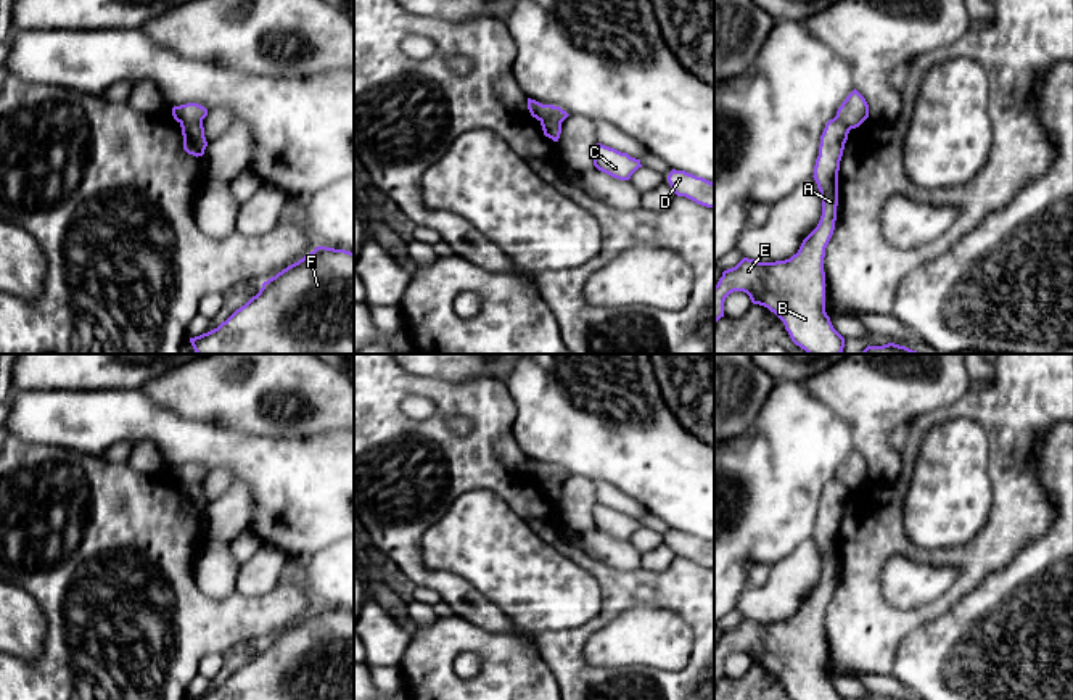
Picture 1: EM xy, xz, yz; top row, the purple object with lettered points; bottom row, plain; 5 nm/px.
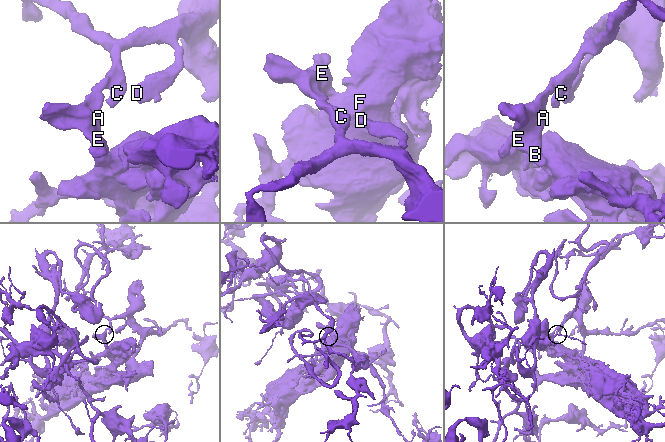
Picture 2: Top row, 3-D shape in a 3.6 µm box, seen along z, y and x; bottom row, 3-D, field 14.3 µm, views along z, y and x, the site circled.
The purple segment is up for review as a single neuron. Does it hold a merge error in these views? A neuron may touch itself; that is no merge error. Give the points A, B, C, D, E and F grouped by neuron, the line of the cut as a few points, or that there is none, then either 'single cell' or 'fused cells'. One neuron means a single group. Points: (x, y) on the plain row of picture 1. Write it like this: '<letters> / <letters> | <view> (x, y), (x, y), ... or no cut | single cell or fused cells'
A B E F / C D | xy (201, 481), (180, 485) | fused cells

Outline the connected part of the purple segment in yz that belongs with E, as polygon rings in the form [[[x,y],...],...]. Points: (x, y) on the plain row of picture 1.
[[[837,478],[825,484],[820,496],[814,541],[822,557],[822,576],[817,587],[803,600],[796,615],[785,621],[759,623],[743,618],[735,628],[722,632],[714,647],[714,684],[724,677],[724,661],[734,652],[743,652],[753,665],[774,673],[785,686],[791,700],[845,700],[825,673],[825,608],[833,595],[838,566],[838,531],[849,489]]]

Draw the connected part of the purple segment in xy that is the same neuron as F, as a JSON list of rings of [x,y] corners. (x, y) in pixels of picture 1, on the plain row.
[[[317,607],[264,642],[259,653],[217,689],[190,700],[354,700],[354,613]]]

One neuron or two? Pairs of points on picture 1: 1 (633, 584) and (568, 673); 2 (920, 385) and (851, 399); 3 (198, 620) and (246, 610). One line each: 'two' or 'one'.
1: one
2: one
3: one

